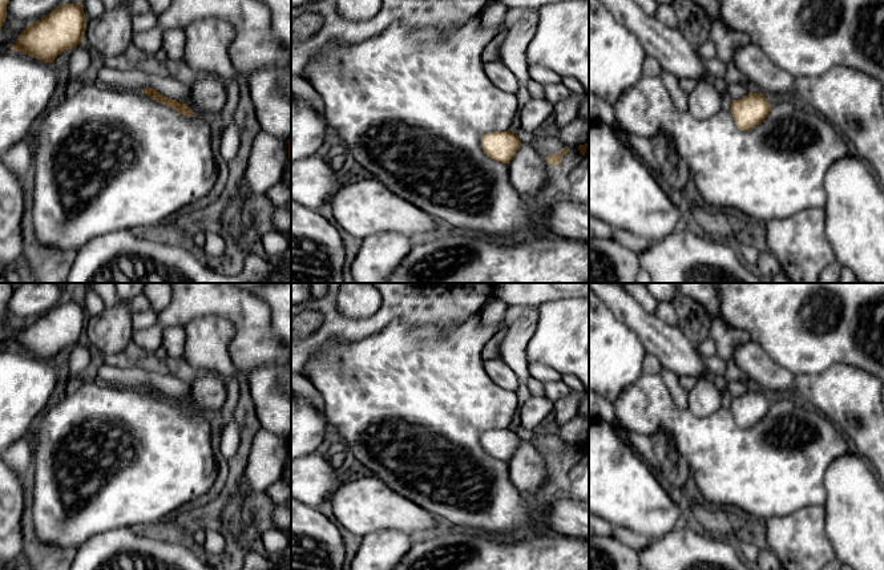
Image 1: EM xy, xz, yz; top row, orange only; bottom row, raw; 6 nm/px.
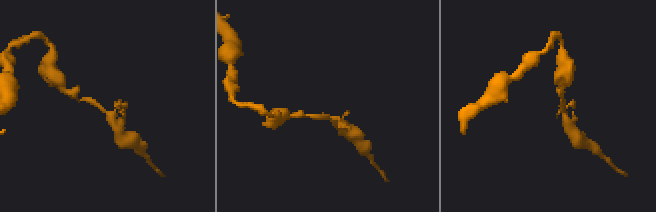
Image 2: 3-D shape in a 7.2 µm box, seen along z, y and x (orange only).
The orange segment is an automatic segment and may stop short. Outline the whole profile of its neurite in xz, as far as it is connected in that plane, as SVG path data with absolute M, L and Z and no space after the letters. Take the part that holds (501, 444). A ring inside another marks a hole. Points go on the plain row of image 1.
M510 428L487 430L481 436L484 450L489 456L502 461L510 460L520 442L518 433Z

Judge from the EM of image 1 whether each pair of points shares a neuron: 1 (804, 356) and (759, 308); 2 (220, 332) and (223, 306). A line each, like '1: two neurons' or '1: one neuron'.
1: one neuron
2: two neurons

